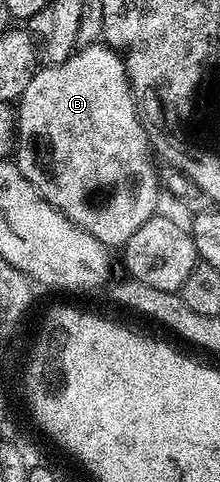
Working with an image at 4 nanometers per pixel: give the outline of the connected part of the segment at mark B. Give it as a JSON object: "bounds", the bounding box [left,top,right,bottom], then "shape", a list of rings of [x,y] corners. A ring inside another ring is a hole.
{"bounds":[16,43,160,246],"shape":[[[105,43],[89,44],[87,48],[78,48],[74,55],[69,56],[64,62],[42,66],[37,69],[28,82],[28,90],[24,90],[22,97],[16,101],[16,115],[18,118],[18,135],[16,137],[16,163],[24,178],[38,188],[38,192],[54,208],[58,208],[76,226],[83,228],[92,238],[96,238],[100,243],[107,246],[125,246],[128,238],[144,226],[151,216],[155,215],[158,204],[158,188],[160,192],[160,176],[154,173],[155,157],[149,139],[146,137],[146,125],[140,119],[140,108],[131,92],[130,78],[126,75],[126,66],[122,62],[122,57],[113,48]]]}

